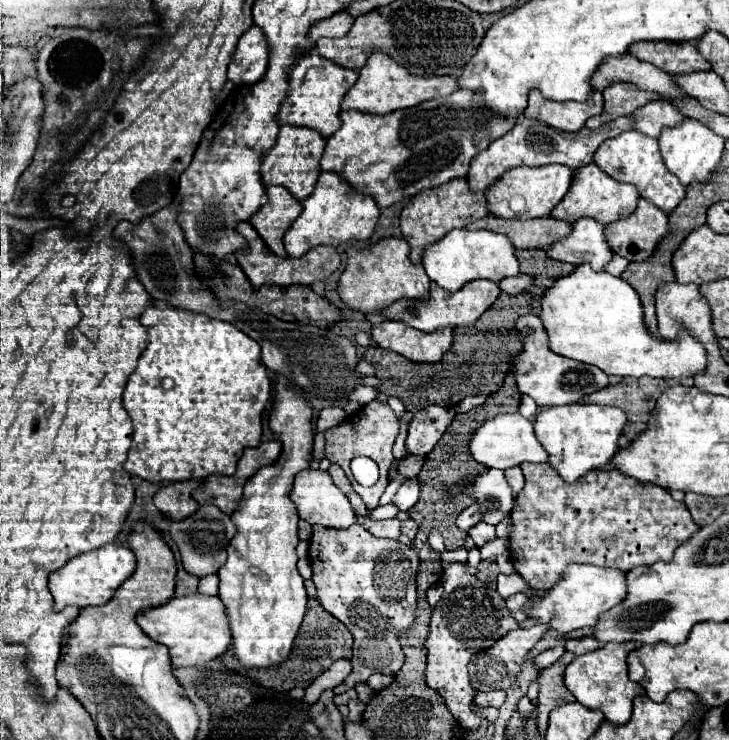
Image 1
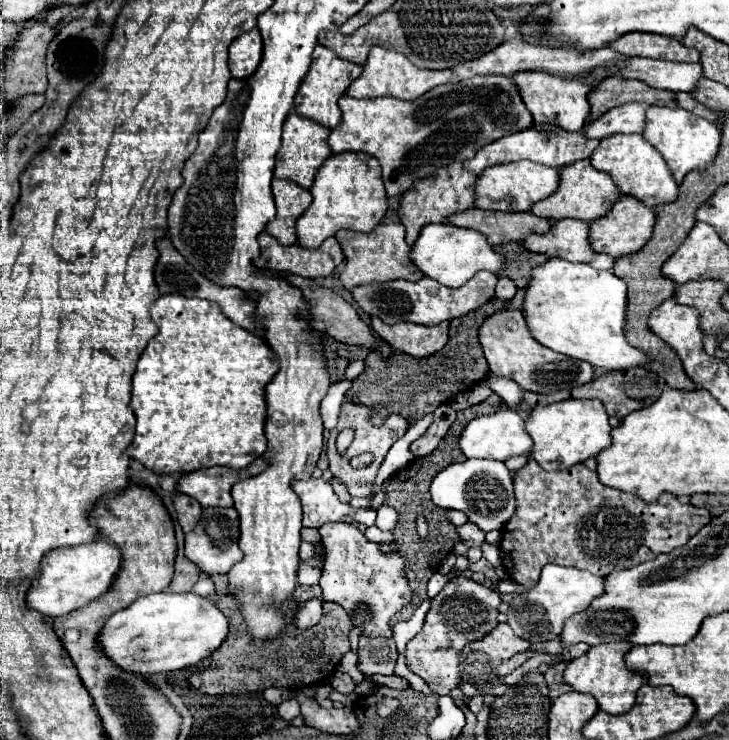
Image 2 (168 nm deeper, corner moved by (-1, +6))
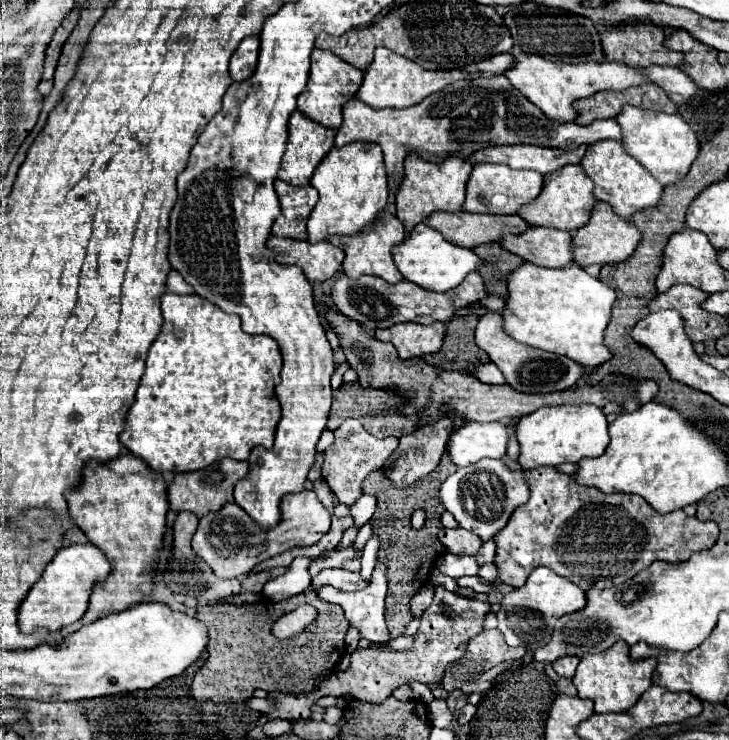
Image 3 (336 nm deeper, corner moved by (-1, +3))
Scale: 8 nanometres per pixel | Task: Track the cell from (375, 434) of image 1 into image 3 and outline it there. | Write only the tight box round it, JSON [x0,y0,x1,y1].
[321,419,399,507]

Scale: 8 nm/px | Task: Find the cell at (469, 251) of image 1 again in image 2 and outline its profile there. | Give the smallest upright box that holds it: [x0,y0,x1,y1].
[411,224,505,288]

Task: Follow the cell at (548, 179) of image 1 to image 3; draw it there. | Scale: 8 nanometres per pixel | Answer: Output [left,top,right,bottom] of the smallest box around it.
[463,163,543,215]

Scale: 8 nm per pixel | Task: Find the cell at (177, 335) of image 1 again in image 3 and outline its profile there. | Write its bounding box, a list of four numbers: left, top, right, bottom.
[121,293,281,473]

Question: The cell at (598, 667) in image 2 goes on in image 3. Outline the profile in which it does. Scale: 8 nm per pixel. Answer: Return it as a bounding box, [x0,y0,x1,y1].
[573,641,655,713]

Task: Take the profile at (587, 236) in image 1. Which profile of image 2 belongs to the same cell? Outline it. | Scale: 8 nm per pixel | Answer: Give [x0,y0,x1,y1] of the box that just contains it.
[523,218,595,262]

